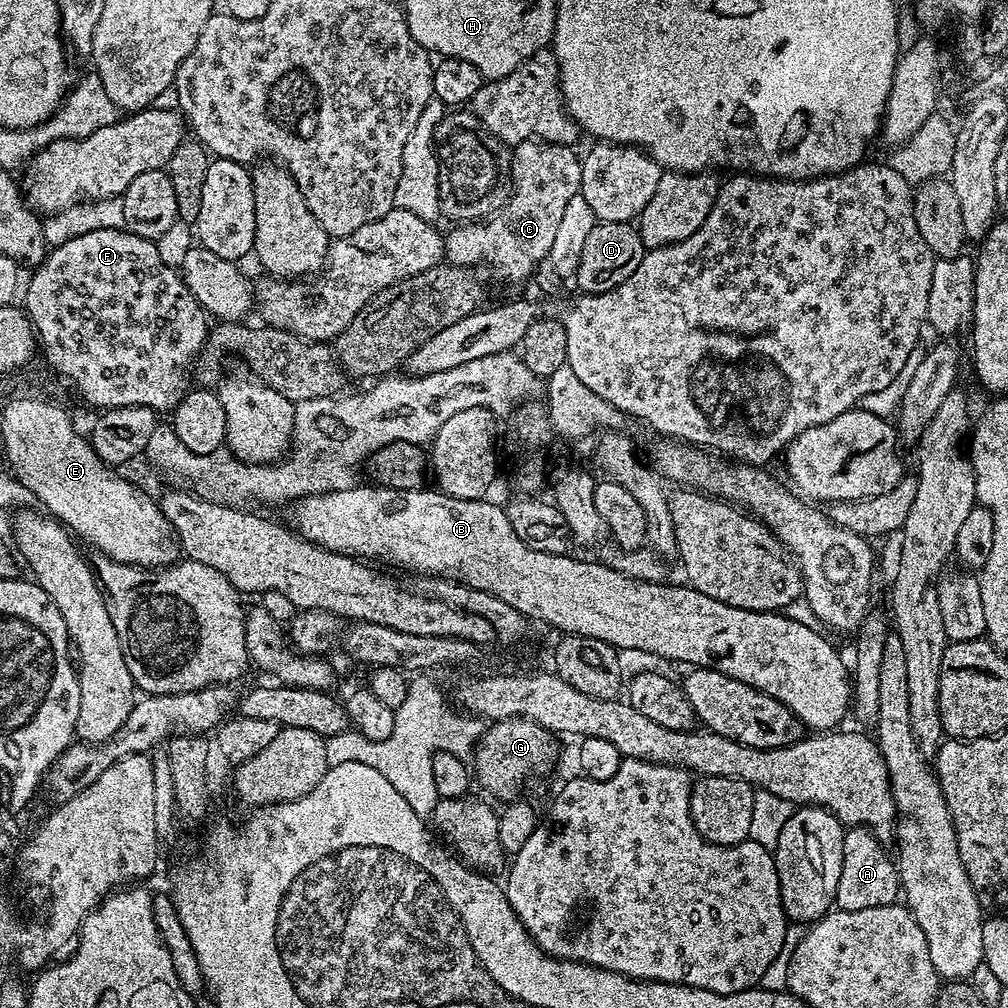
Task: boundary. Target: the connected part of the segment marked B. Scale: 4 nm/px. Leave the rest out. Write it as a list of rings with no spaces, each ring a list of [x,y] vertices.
[[[345,486],[335,488],[332,492],[319,492],[313,496],[299,497],[295,501],[295,531],[312,544],[322,546],[331,552],[343,552],[344,555],[353,558],[377,556],[378,559],[385,560],[388,564],[397,564],[398,567],[409,568],[412,572],[424,572],[420,574],[428,578],[457,580],[460,584],[468,584],[471,588],[489,592],[498,598],[502,598],[502,602],[510,602],[510,606],[514,606],[514,610],[518,610],[524,616],[527,616],[529,621],[536,622],[536,620],[541,620],[544,624],[553,624],[554,627],[561,628],[559,631],[564,634],[598,638],[602,642],[612,645],[617,650],[629,648],[632,652],[653,652],[654,655],[661,656],[664,660],[677,660],[680,664],[688,664],[687,666],[713,668],[730,678],[734,678],[738,682],[746,682],[750,687],[758,689],[759,692],[765,692],[770,698],[782,702],[800,719],[802,724],[812,730],[835,729],[839,725],[836,723],[844,715],[849,715],[850,705],[853,703],[853,681],[850,679],[849,665],[844,665],[844,660],[836,653],[835,646],[826,637],[819,636],[812,624],[804,624],[802,621],[792,620],[787,614],[781,614],[776,610],[751,612],[749,608],[730,606],[726,602],[718,602],[714,598],[702,594],[697,588],[691,586],[679,588],[676,584],[668,584],[669,582],[652,583],[650,581],[635,580],[633,577],[628,577],[626,574],[607,568],[601,562],[587,564],[584,560],[575,560],[572,554],[530,550],[530,546],[526,546],[526,542],[522,542],[522,538],[518,538],[518,534],[514,534],[514,526],[510,526],[510,518],[506,518],[503,507],[491,505],[485,498],[463,500],[462,498],[447,496],[445,492],[439,490],[428,492],[429,490],[421,490],[419,488],[407,492],[406,490],[394,490],[393,488],[382,488],[379,486],[367,486],[368,488],[352,487]]]

